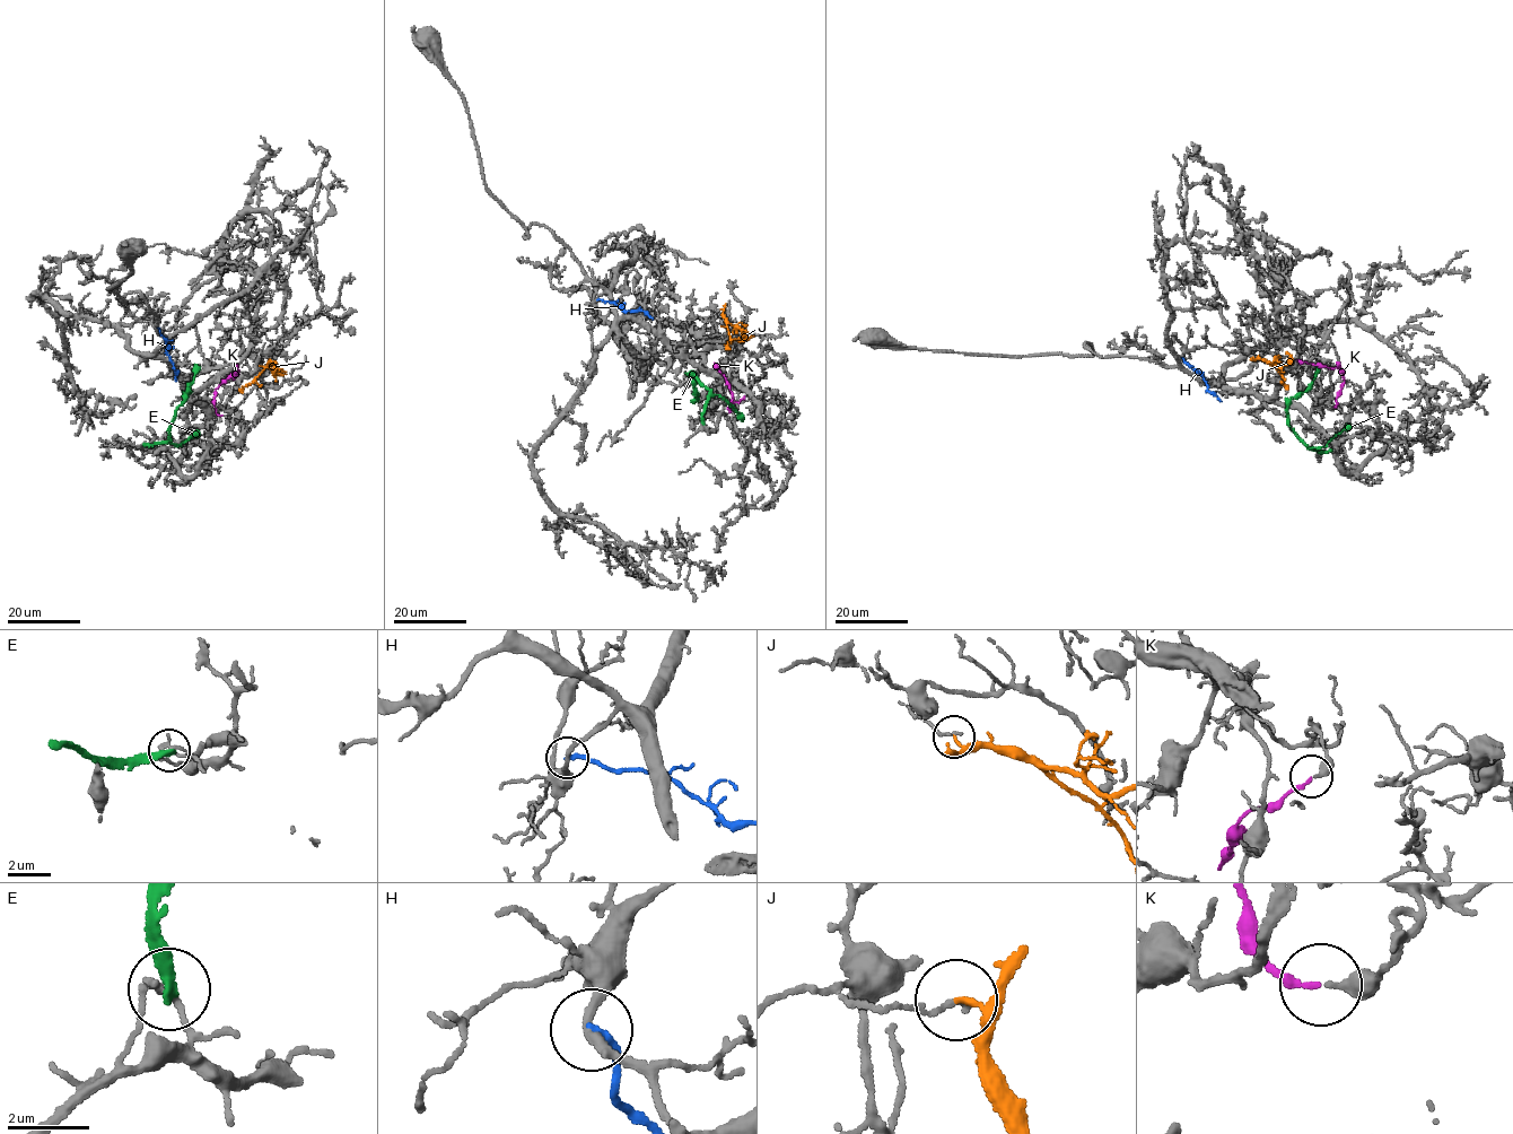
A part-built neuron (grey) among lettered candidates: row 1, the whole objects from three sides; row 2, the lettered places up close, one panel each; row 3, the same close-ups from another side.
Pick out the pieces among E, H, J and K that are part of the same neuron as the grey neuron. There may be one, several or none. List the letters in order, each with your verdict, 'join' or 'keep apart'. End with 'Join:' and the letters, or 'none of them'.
E: keep apart
H: keep apart
J: keep apart
K: join
Join: K

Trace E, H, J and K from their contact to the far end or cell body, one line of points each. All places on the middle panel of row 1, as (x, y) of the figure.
E: (702, 424), (701, 412), (710, 391), (692, 373), (696, 398), (691, 401)
H: (596, 299), (612, 302), (623, 311), (640, 310), (653, 320)
J: (720, 308), (724, 320), (746, 336), (740, 341), (732, 341)
K: (745, 397), (731, 406), (729, 412), (733, 400), (728, 382), (715, 363)

